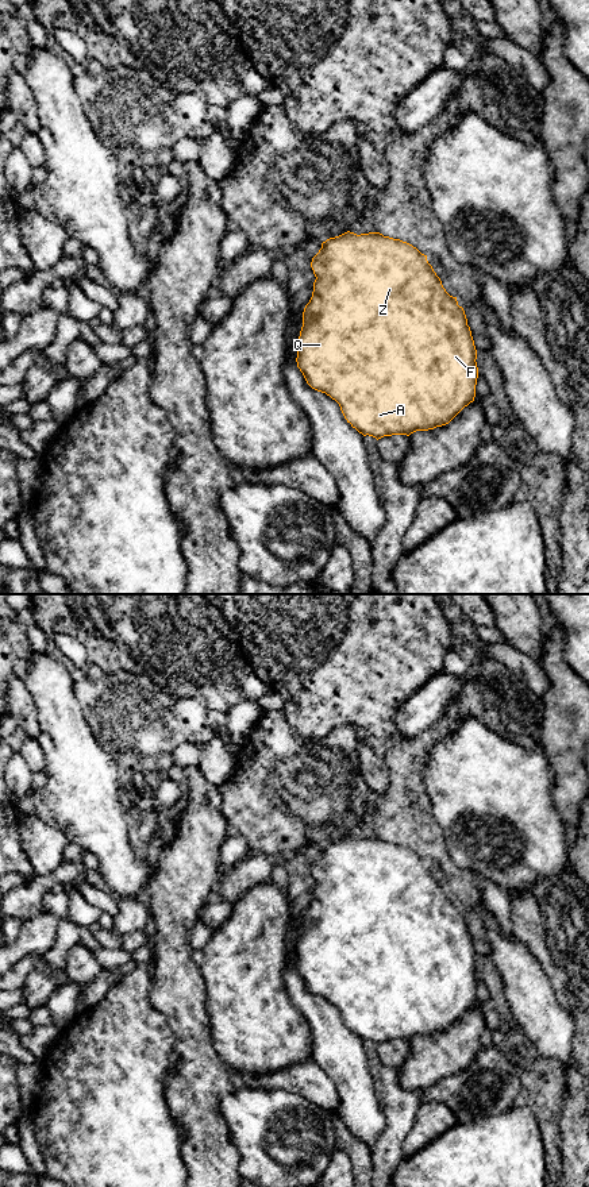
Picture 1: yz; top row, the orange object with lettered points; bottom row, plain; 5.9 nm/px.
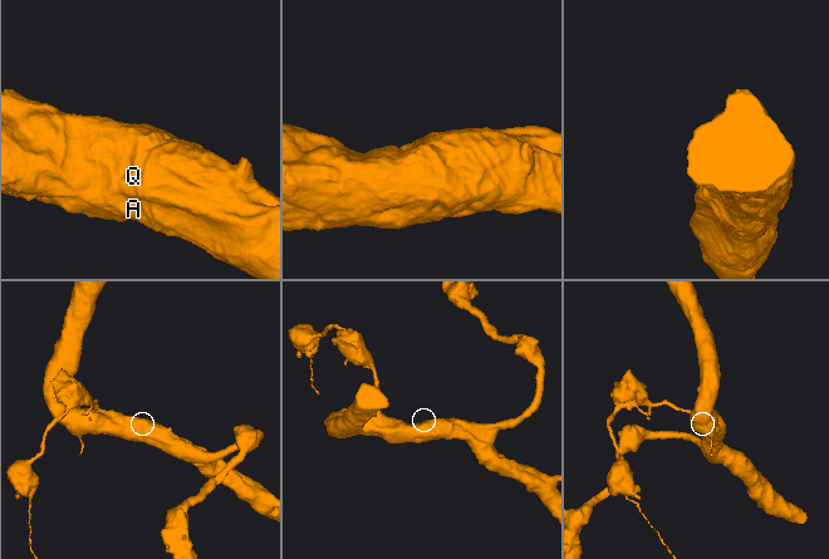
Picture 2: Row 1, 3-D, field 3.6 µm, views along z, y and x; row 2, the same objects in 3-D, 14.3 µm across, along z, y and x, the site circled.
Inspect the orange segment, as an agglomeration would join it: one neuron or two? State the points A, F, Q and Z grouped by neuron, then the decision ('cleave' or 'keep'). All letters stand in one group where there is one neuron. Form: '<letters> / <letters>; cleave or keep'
A F Q Z; keep

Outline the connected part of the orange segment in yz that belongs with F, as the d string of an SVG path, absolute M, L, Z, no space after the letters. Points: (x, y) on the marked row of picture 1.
M347 231L323 242L311 267L316 280L303 312L297 367L312 389L339 404L353 428L377 440L392 435L409 436L449 424L474 401L478 367L471 331L463 308L446 292L427 255L380 232L357 235Z

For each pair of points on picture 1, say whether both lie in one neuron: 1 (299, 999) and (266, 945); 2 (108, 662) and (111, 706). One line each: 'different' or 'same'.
1: different
2: different

